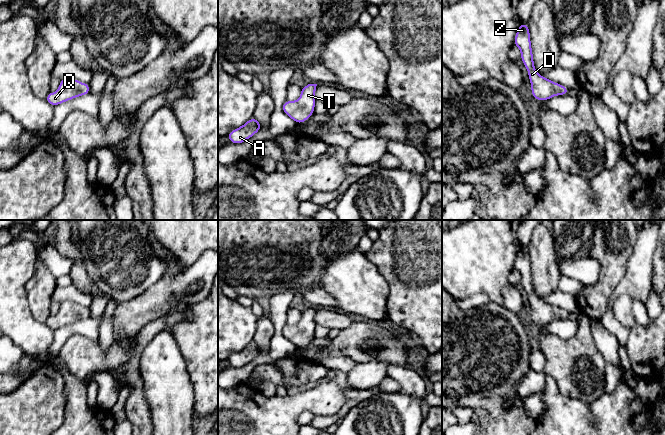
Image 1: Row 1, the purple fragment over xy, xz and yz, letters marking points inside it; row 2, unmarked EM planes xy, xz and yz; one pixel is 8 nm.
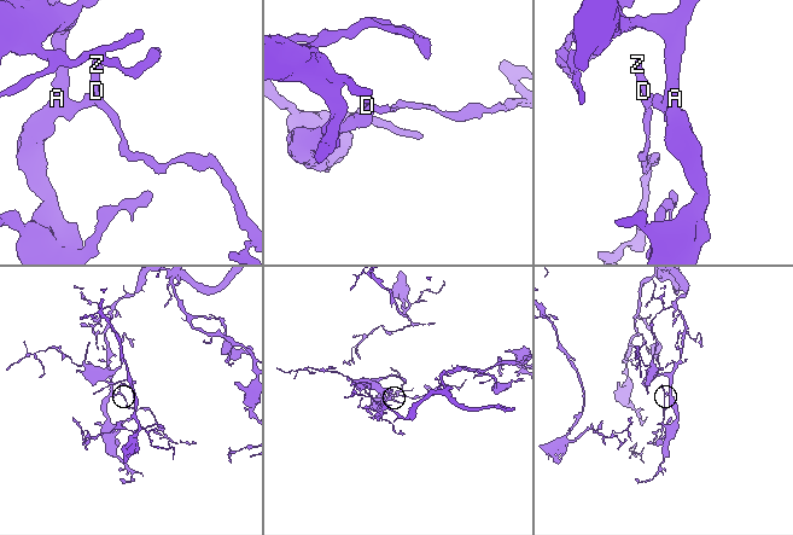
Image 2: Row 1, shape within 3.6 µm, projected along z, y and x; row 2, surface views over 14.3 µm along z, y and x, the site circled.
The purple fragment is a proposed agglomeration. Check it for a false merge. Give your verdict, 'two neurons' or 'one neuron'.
one neuron

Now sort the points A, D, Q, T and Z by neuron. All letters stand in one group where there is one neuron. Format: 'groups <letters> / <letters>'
groups A D Q T Z

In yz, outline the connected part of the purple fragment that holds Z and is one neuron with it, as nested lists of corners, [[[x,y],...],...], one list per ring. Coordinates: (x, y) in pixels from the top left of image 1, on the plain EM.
[[[527,247],[520,248],[514,262],[514,269],[520,273],[520,283],[528,294],[533,322],[537,325],[546,325],[557,319],[568,319],[569,313],[567,311],[548,304],[547,302],[539,299],[535,294],[530,265],[530,255]]]

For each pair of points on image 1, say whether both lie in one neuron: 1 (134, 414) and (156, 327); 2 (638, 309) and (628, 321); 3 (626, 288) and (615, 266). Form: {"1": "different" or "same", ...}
{"1": "same", "2": "different", "3": "different"}

